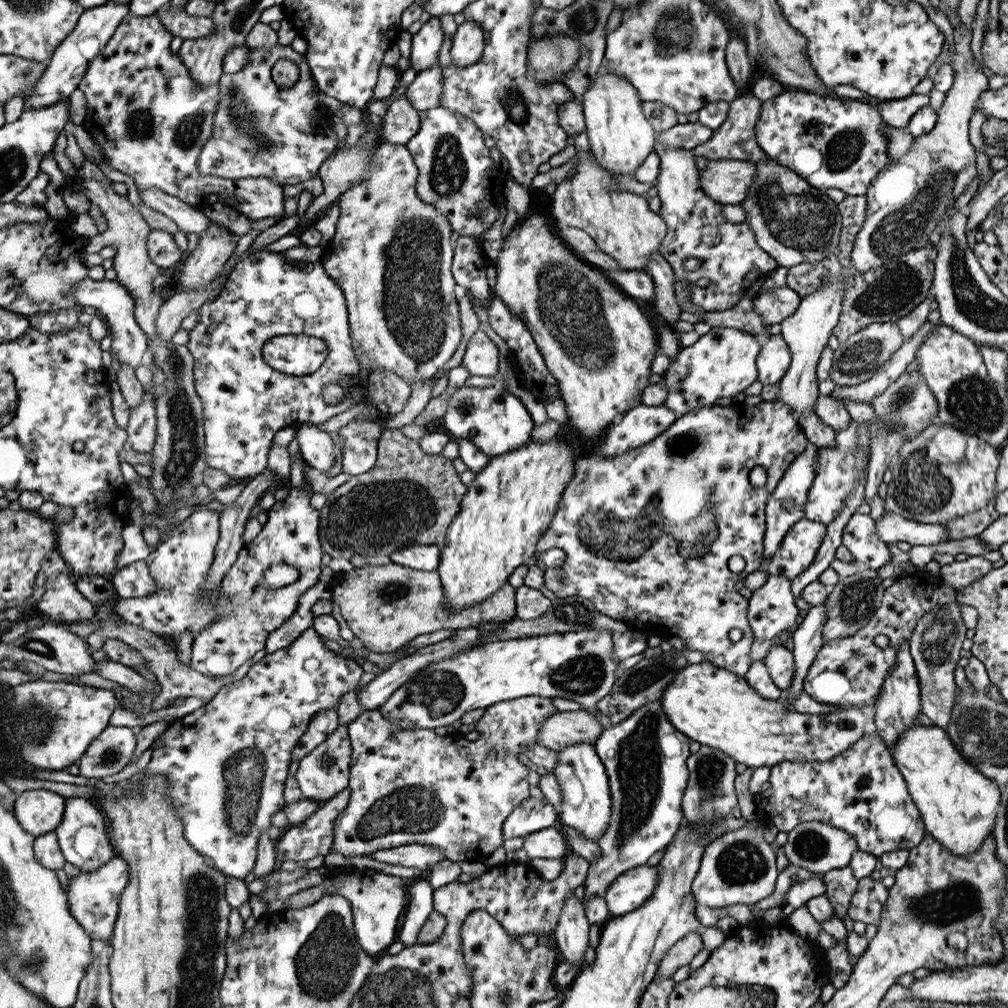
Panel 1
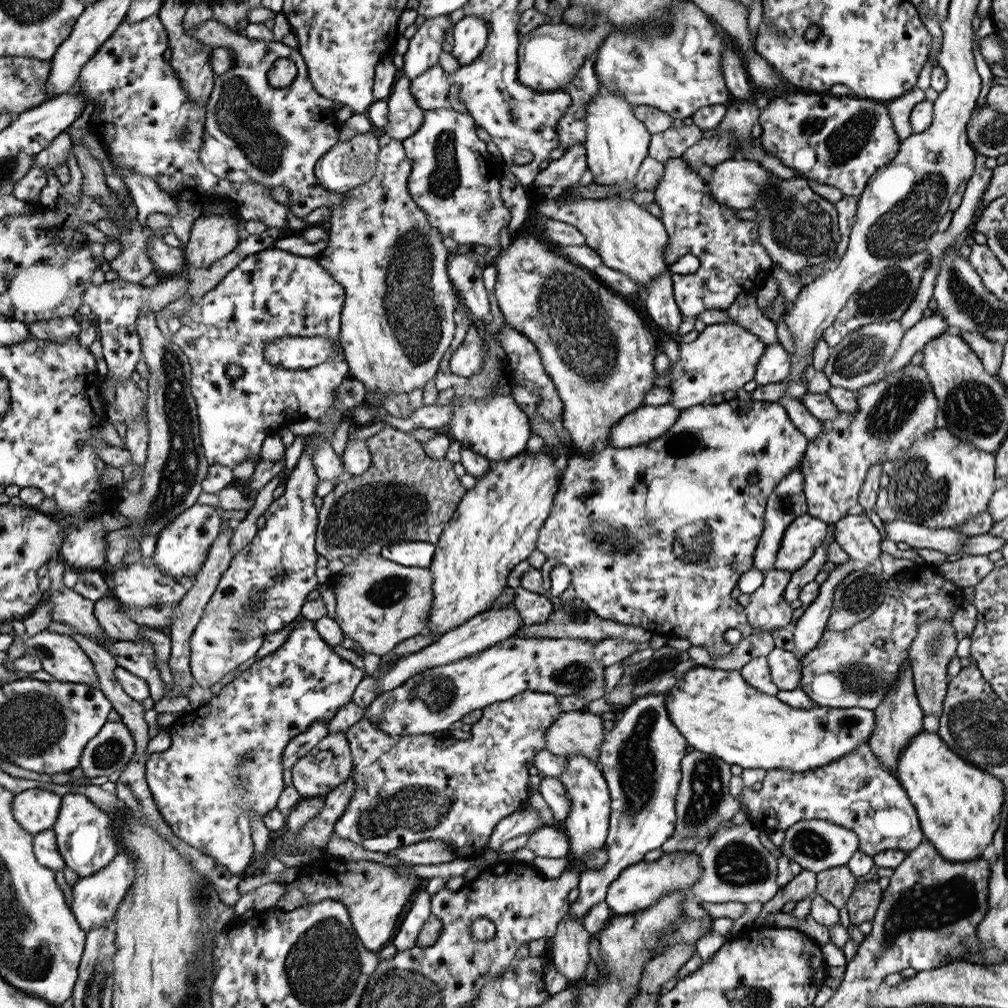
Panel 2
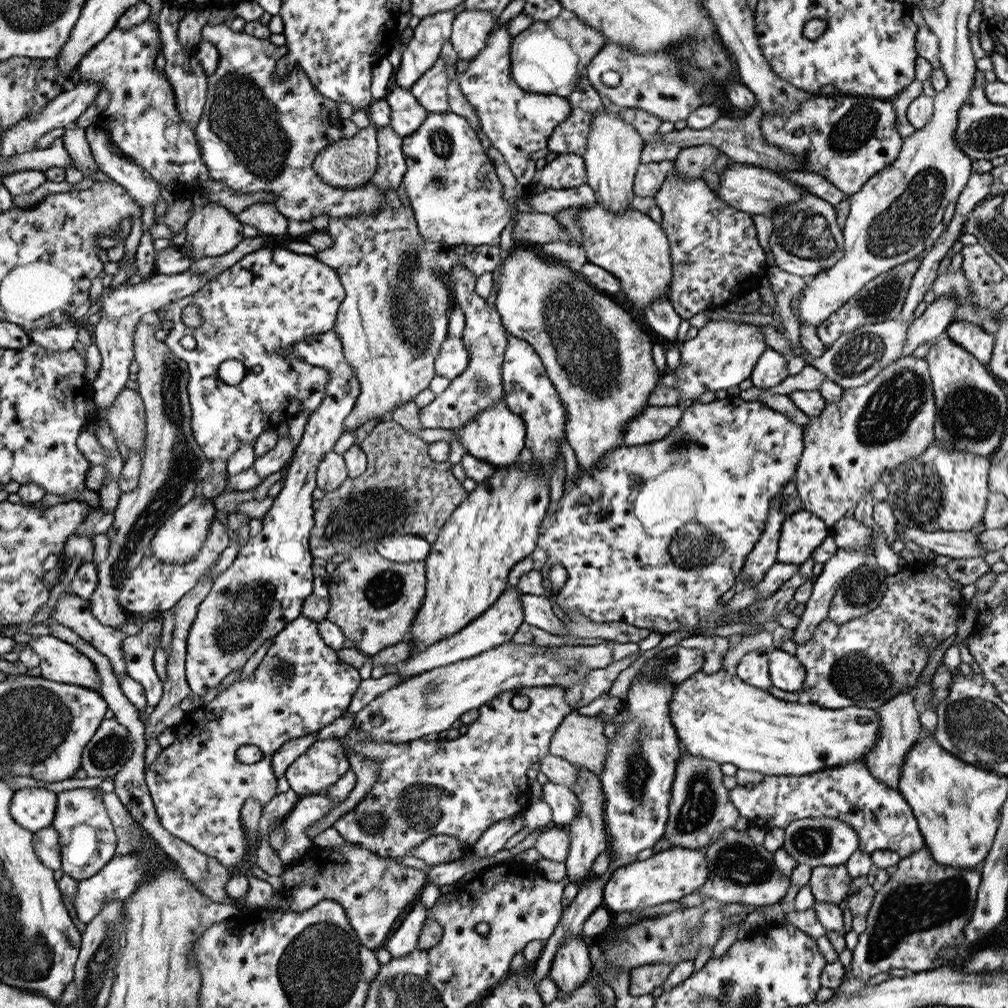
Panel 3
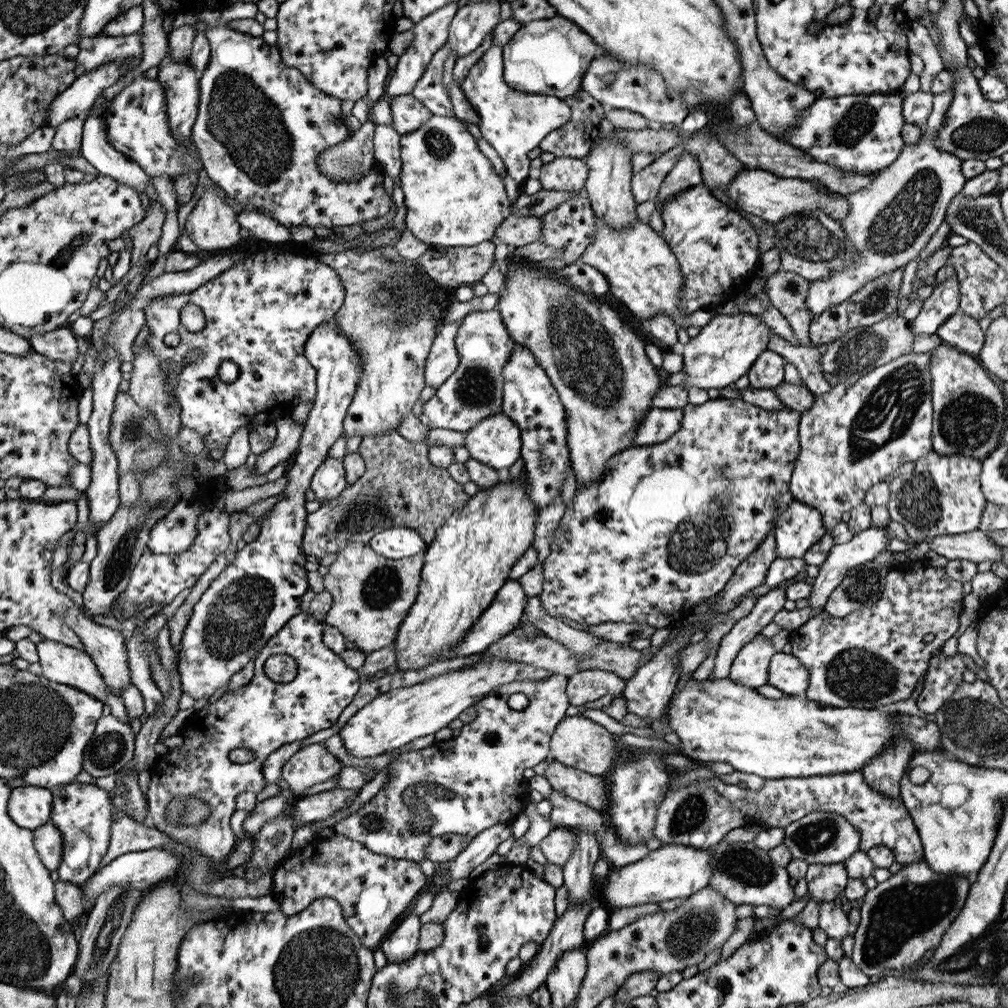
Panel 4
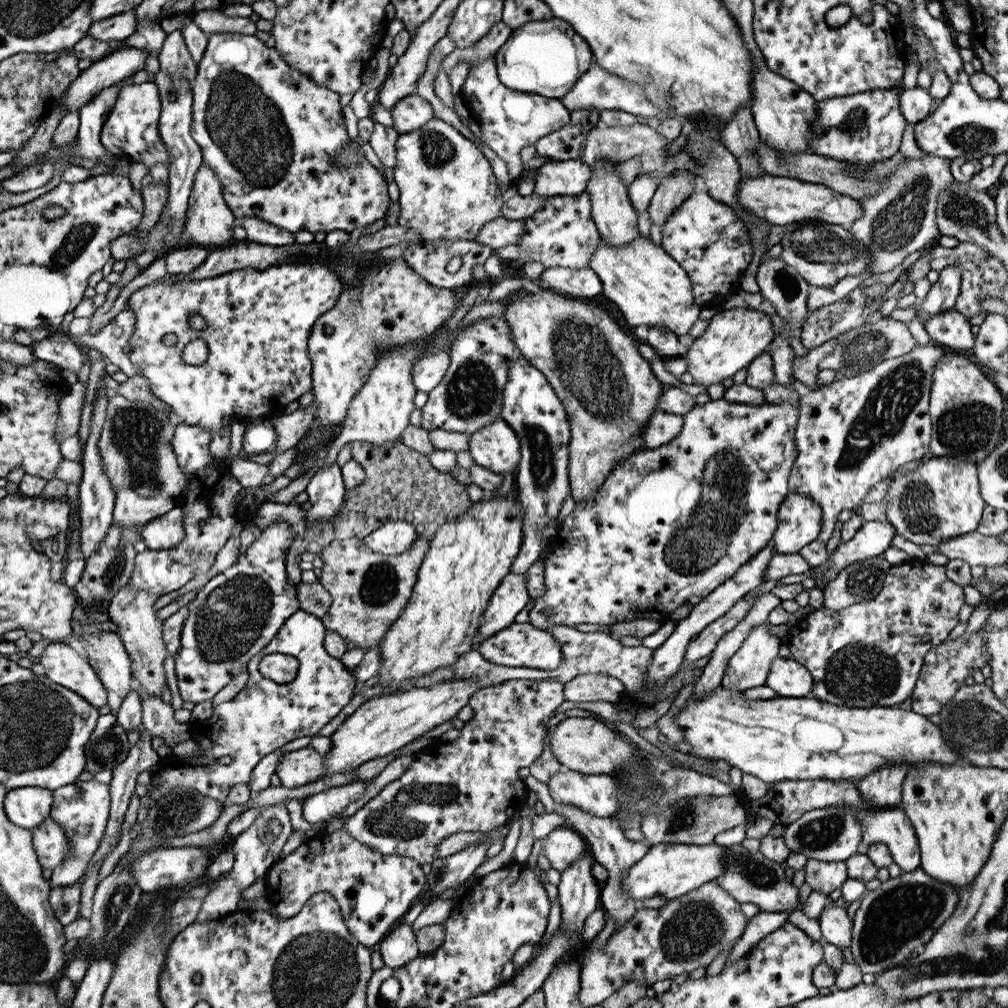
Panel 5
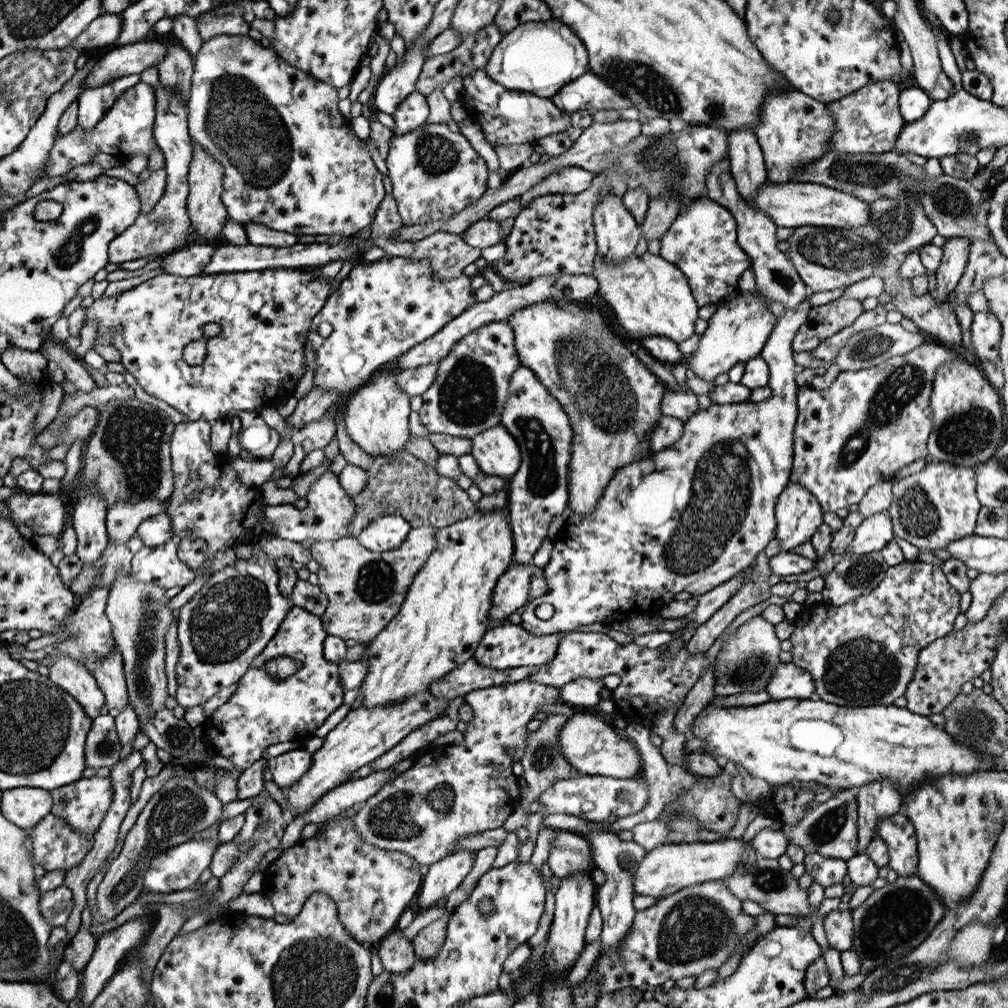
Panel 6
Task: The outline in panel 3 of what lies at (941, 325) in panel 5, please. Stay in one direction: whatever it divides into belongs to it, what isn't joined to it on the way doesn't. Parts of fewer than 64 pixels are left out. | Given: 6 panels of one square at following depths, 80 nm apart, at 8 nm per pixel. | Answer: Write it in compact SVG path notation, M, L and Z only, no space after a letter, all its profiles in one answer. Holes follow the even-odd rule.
M967 320L952 321L945 333L987 368L994 346L994 339L990 333Z

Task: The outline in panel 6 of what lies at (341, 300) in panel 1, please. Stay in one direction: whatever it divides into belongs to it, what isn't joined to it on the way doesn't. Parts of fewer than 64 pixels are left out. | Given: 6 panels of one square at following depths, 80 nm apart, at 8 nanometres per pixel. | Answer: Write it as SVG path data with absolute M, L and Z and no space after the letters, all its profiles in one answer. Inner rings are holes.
M317 268L313 269L266 269L256 271L241 271L220 274L201 274L197 276L182 277L164 273L156 276L151 280L142 282L138 286L126 290L119 295L108 297L102 295L95 298L94 302L88 308L85 308L85 320L96 320L97 322L97 337L105 340L111 332L115 332L115 337L111 340L111 345L120 350L120 360L125 370L127 370L136 382L140 384L144 390L154 396L164 400L166 404L170 404L172 408L176 408L178 412L186 416L186 422L198 422L198 420L210 420L210 423L215 423L220 419L232 419L236 414L243 415L256 415L256 410L259 412L265 408L272 407L274 409L281 406L285 400L295 396L295 390L303 377L305 371L305 358L304 358L304 343L309 336L309 328L313 323L313 318L321 311L324 304L328 302L330 294L337 287L332 280L324 279L320 276ZM217 322L221 324L222 331L215 337L205 337L202 328L206 324L214 324ZM205 338L207 346L207 355L204 358L204 364L198 366L190 366L183 359L184 348L196 340Z

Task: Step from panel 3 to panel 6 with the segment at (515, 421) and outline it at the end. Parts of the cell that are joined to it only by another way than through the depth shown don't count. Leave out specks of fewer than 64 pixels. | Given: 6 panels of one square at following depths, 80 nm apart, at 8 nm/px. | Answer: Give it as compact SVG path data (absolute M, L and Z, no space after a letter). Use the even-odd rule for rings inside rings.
M502 424L471 438L472 450L479 470L490 476L509 479L521 465L518 441Z

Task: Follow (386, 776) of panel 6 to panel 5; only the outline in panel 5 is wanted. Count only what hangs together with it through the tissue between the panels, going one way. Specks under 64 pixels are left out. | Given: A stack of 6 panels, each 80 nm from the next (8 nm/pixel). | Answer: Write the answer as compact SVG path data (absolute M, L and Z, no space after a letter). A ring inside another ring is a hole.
M353 781L306 797L301 801L302 818L310 823L330 821L352 802L360 800L366 794L367 784L368 781Z

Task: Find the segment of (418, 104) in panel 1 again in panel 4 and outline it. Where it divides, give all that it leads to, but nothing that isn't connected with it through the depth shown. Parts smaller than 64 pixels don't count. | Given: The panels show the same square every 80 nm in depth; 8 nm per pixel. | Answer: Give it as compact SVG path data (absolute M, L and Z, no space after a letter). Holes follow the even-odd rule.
M444 43L432 56L426 72L417 80L412 96L415 96L433 115L455 116L450 97L442 84L445 60L453 52L450 43Z

